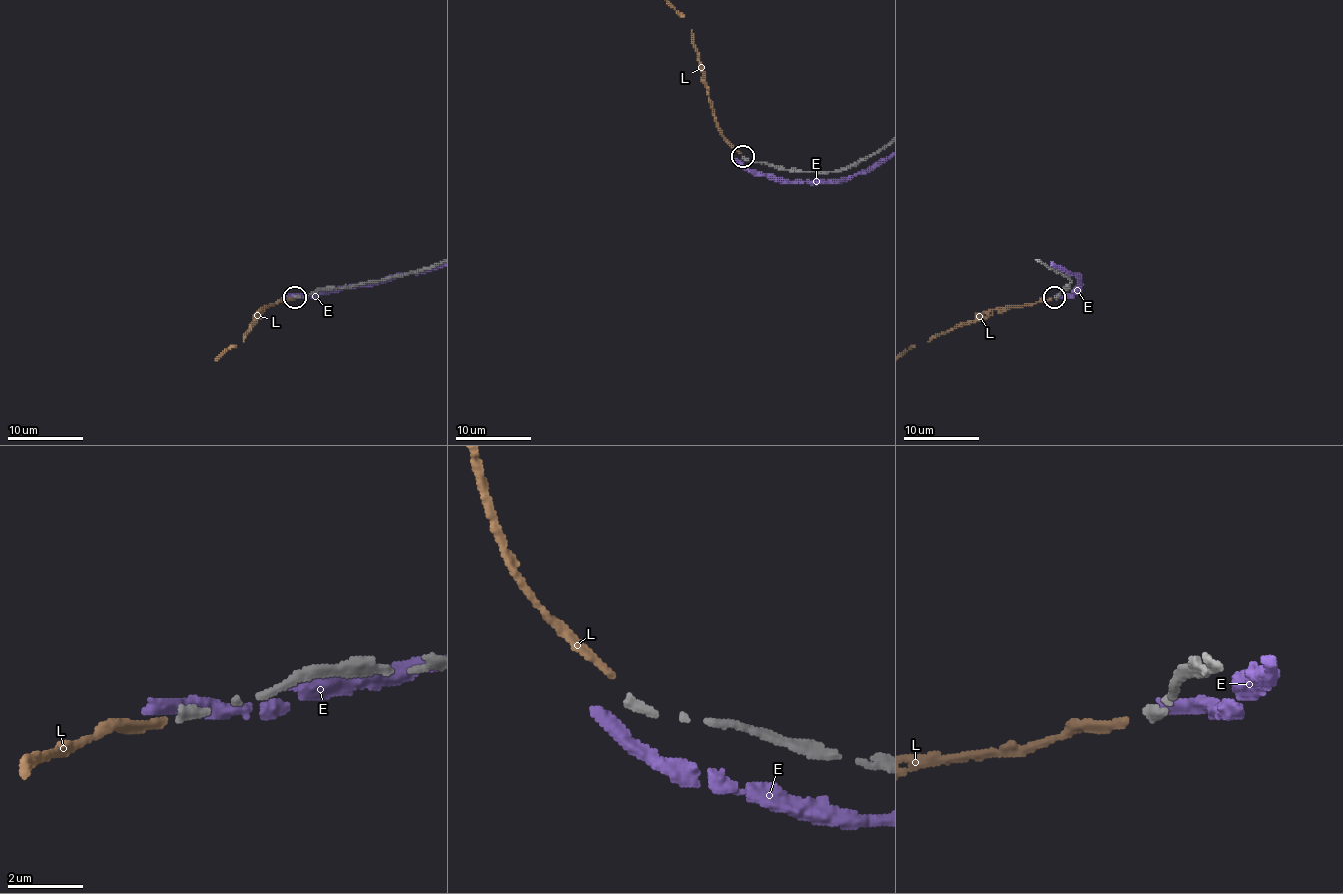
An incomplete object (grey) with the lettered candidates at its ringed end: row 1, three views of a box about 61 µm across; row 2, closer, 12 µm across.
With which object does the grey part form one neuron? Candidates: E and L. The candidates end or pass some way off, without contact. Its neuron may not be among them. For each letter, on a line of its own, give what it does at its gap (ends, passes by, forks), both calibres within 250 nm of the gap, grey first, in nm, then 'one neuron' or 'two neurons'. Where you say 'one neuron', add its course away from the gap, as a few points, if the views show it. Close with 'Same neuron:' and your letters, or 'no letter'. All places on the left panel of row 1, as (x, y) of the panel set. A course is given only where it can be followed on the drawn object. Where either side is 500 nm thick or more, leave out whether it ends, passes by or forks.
E: it ends | 280/440 nm | two neurons
L: it ends | 280/180 nm | two neurons
Same neuron: no letter

